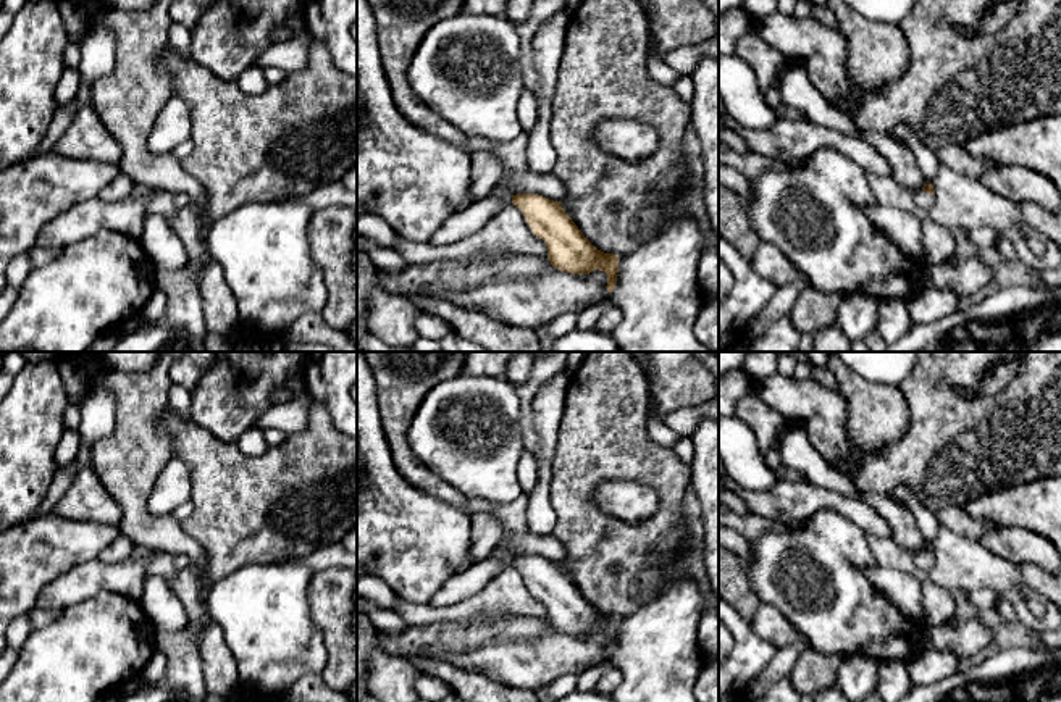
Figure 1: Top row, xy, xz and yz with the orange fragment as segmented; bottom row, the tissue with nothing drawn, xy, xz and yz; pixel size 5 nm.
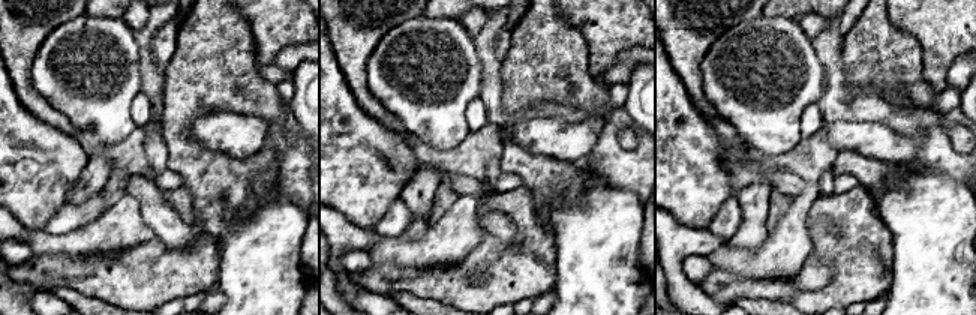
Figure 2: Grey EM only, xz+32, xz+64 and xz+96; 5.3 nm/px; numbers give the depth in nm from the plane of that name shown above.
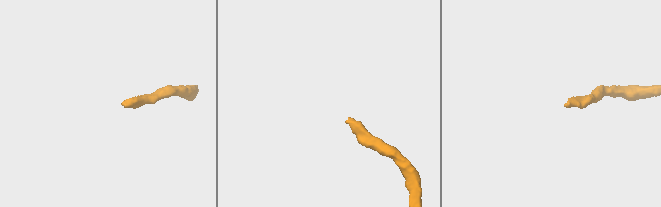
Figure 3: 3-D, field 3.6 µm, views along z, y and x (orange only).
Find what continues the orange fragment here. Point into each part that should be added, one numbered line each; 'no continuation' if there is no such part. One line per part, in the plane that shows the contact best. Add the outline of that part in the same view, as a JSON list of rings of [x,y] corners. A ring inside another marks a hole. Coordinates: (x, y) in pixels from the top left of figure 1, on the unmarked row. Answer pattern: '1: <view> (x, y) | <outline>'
1: yz (924, 562) | [[[922,549],[912,550],[911,558],[914,565],[922,571],[930,571],[935,563],[935,557],[927,555]]]

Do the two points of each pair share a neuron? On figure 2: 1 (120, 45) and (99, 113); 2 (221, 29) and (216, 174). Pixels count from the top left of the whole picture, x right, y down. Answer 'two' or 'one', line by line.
1: one
2: one

